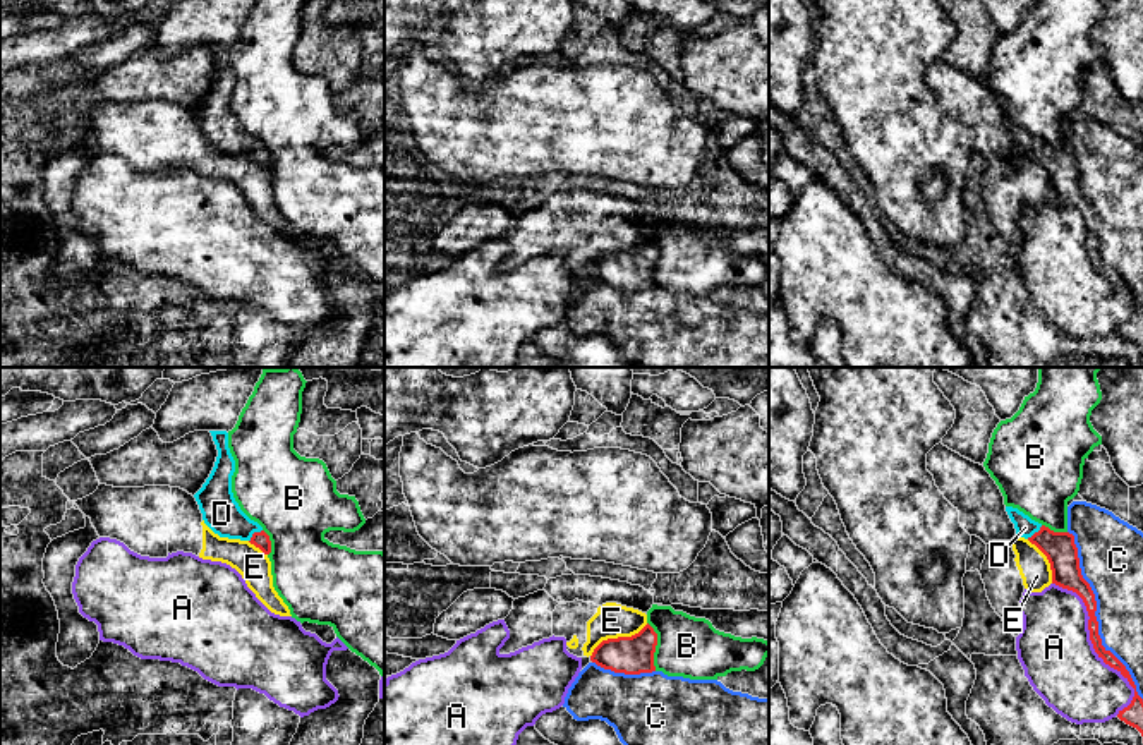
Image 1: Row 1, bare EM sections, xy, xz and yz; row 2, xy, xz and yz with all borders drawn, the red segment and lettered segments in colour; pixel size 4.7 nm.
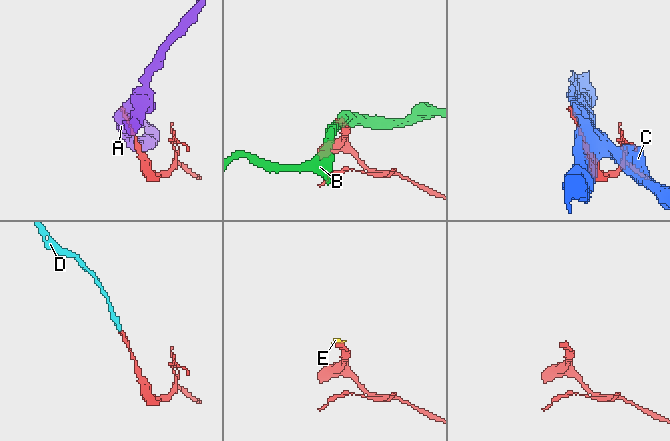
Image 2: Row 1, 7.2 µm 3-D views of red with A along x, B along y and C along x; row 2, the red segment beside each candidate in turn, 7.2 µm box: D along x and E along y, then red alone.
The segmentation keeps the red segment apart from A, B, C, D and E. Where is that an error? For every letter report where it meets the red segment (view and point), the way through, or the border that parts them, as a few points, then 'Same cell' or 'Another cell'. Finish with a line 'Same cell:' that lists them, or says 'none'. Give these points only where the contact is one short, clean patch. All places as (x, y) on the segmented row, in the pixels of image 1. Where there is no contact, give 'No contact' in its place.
A: Touches red at yz (1092, 642). Another cell
B: Touches red at xz (656, 644). Another cell
C: Touches red at yz (1094, 615). Another cell
D: Touches red at xy (253, 534). Path across: xy (260, 539), (253, 534), (222, 514). Same cell
E: Touches red at xz (618, 637). Boundary: xz (647, 623), (630, 635), (604, 639), (591, 656). Another cell
Same cell: D

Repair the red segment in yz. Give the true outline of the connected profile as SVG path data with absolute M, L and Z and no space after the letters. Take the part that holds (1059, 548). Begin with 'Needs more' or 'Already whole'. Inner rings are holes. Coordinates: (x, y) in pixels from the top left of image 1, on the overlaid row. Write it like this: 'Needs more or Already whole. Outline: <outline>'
Needs more. Outline: M1006 506L1006 512L1014 524L1016 536L1028 539L1047 556L1052 570L1052 584L1073 591L1083 599L1090 616L1088 630L1095 652L1104 659L1105 664L1117 669L1134 688L1131 704L1119 711L1117 718L1136 728L1143 736L1143 699L1138 695L1136 685L1126 666L1102 645L1098 621L1095 616L1097 601L1090 584L1081 575L1074 536L1069 532L1054 532L1049 527L1031 520L1018 508Z

